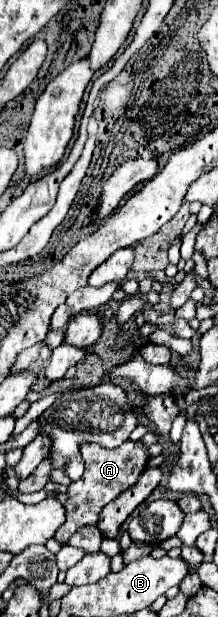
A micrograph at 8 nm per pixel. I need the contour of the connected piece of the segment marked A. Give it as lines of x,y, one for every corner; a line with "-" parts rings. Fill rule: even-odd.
126,440
122,446
114,448
114,450
108,450
100,444
86,444
82,442
80,444
80,454
82,454
82,460
84,460
84,474
80,480
76,482
70,482
68,486
68,500
64,502
64,510
66,510
66,522
62,524
62,528
54,534
56,542
60,542
62,546
68,544
68,538
82,526
88,526
88,524
96,524
98,522
98,514
100,510
112,502
114,498
118,498
124,490
128,490
130,486
134,486
140,478
140,474
144,472
146,468
146,462
150,458
148,454
148,448
142,444
142,442
132,442
132,440

